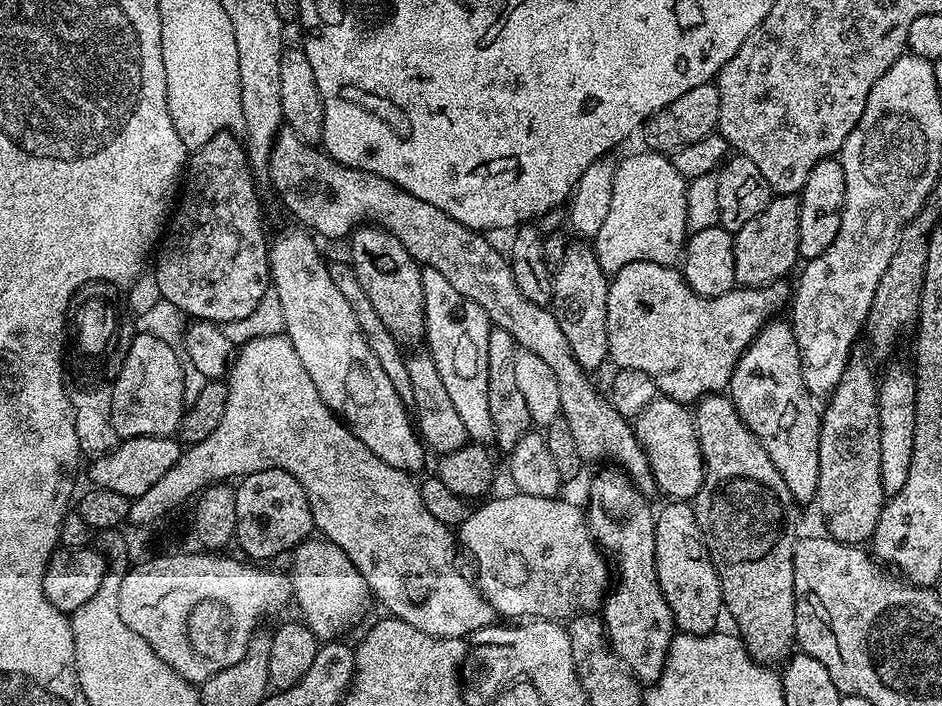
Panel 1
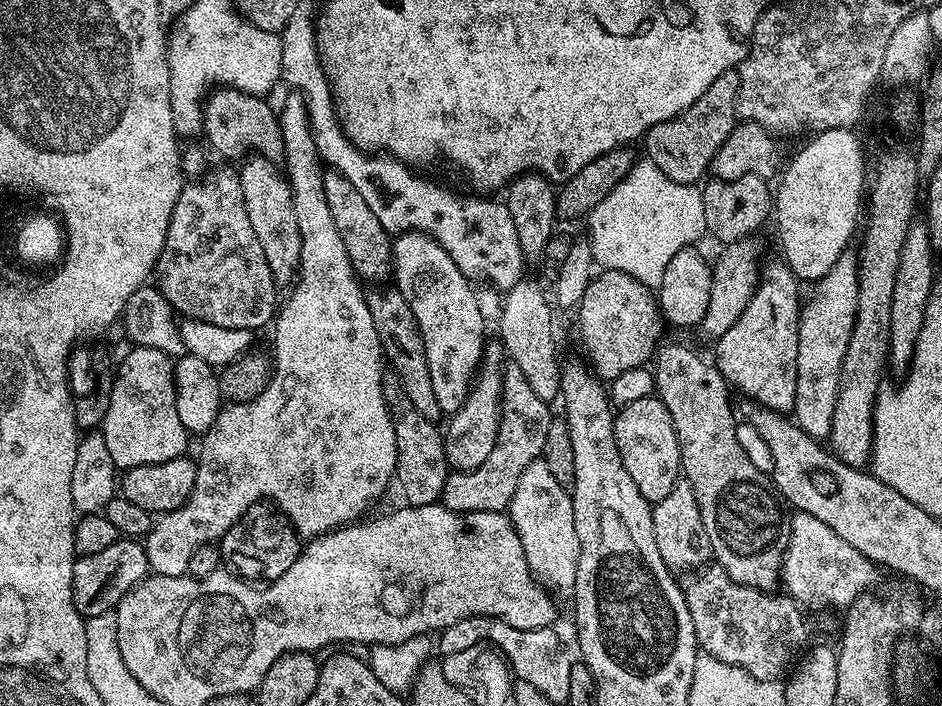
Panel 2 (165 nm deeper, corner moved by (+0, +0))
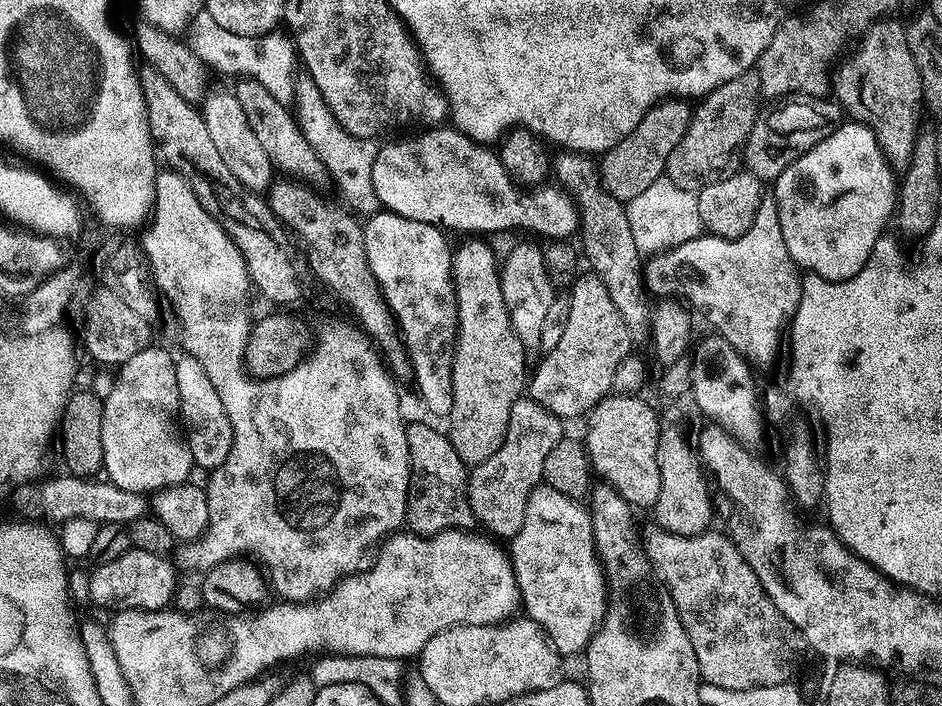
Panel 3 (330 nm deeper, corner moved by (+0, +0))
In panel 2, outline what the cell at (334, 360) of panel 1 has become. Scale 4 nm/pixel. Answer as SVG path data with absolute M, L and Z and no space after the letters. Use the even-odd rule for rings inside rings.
M252 154L238 171L242 182L242 194L246 202L246 214L250 214L250 226L254 226L254 234L258 234L258 242L262 246L262 254L266 254L266 262L270 266L270 274L277 285L291 285L294 280L294 269L300 262L302 238L298 234L298 218L294 218L292 190L288 182L278 173L275 167L269 166L261 157Z

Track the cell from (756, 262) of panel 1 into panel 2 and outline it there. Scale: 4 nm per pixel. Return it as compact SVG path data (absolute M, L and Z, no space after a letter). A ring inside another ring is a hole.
M749 234L733 244L724 244L720 257L714 260L710 306L706 310L702 325L702 331L709 336L709 341L719 340L722 334L726 334L726 330L730 330L730 326L734 326L734 322L738 322L750 298L756 293L756 287L762 279L762 261L765 259L764 244L757 236Z

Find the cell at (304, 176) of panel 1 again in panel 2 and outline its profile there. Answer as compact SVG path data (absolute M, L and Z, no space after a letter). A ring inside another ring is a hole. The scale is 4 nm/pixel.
M213 87L202 104L202 132L208 135L209 142L224 156L236 156L245 151L244 153L255 154L268 162L283 161L284 143L280 117L277 109L271 108L268 102L263 96L252 96L237 88Z

